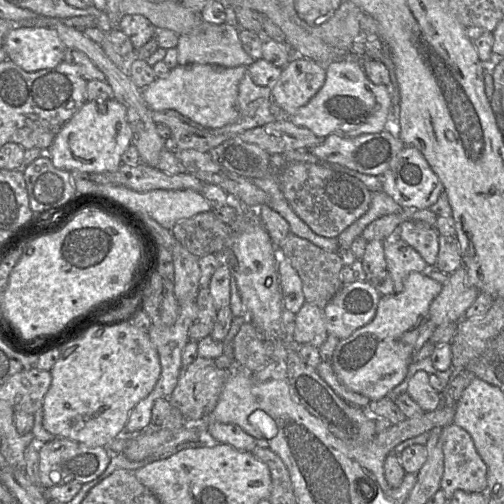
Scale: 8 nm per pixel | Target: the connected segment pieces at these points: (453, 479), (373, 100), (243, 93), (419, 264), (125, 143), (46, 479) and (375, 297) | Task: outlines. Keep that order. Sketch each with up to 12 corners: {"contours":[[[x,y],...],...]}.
{"contours":[[[443,428],[447,502],[458,489],[484,493],[487,466],[467,431]],[[362,56],[325,66],[322,88],[288,119],[322,139],[387,130],[388,86]],[[246,71],[238,88],[238,119],[202,127],[175,110],[163,112],[211,136],[229,135],[275,121],[271,88]],[[397,236],[385,241],[384,255],[395,293],[409,273],[427,266]],[[113,98],[86,101],[46,153],[64,171],[116,172],[132,132]],[[55,437],[39,451],[43,488],[86,484],[107,468],[105,447]],[[369,280],[343,284],[323,308],[328,334],[348,338],[374,318]]]}

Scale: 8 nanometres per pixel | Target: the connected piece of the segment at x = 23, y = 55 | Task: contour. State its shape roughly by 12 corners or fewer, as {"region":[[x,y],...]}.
{"region":[[49,28],[11,30],[1,48],[26,72],[54,68],[66,46]]}

